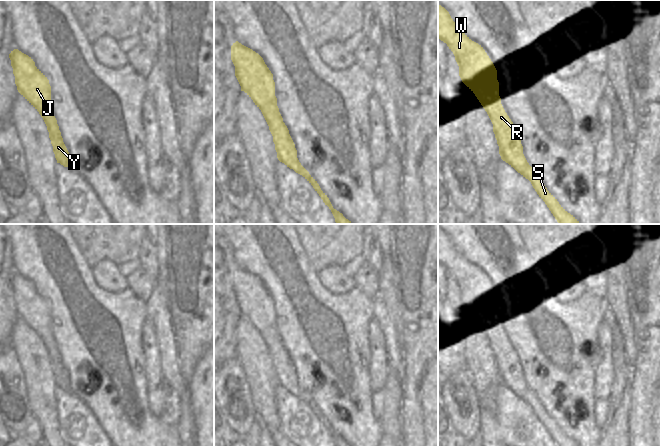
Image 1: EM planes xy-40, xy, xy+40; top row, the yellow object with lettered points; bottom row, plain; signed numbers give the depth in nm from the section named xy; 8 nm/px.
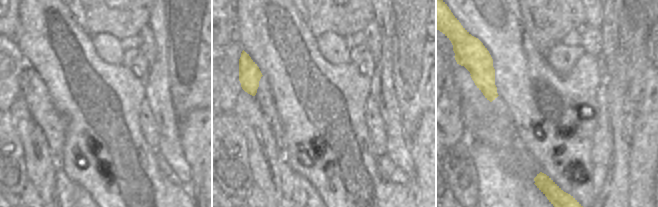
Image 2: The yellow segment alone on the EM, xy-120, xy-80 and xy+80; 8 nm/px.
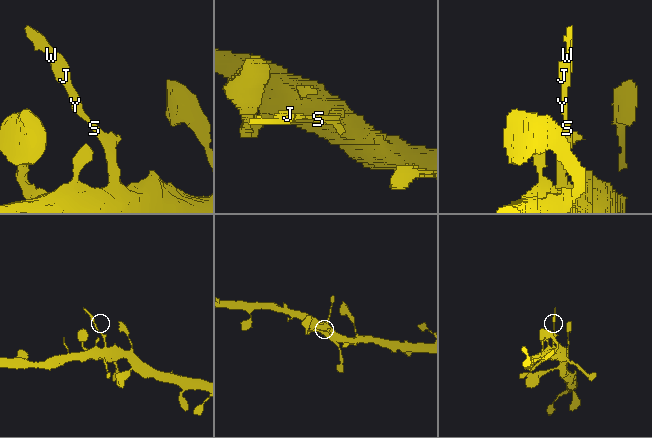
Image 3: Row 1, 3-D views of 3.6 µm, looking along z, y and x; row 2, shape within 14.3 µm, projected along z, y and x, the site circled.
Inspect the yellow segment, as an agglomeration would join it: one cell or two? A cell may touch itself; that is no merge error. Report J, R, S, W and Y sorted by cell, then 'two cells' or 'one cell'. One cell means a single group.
groups J R W Y / S; two cells

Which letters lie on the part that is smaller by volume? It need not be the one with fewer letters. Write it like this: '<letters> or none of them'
J, R, W, Y

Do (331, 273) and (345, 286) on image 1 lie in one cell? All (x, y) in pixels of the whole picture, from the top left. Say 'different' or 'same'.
same

